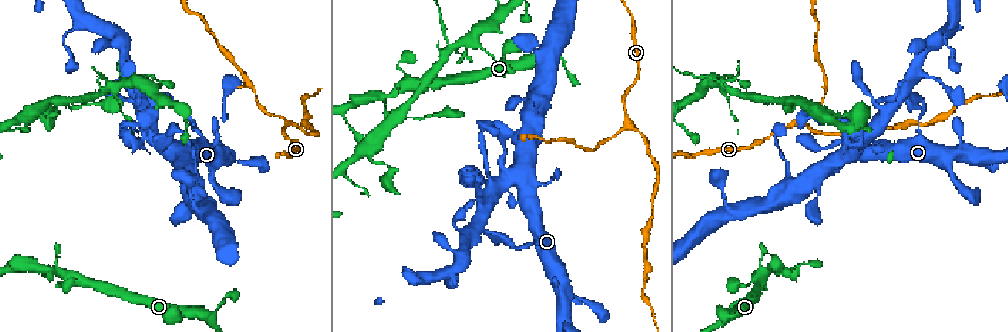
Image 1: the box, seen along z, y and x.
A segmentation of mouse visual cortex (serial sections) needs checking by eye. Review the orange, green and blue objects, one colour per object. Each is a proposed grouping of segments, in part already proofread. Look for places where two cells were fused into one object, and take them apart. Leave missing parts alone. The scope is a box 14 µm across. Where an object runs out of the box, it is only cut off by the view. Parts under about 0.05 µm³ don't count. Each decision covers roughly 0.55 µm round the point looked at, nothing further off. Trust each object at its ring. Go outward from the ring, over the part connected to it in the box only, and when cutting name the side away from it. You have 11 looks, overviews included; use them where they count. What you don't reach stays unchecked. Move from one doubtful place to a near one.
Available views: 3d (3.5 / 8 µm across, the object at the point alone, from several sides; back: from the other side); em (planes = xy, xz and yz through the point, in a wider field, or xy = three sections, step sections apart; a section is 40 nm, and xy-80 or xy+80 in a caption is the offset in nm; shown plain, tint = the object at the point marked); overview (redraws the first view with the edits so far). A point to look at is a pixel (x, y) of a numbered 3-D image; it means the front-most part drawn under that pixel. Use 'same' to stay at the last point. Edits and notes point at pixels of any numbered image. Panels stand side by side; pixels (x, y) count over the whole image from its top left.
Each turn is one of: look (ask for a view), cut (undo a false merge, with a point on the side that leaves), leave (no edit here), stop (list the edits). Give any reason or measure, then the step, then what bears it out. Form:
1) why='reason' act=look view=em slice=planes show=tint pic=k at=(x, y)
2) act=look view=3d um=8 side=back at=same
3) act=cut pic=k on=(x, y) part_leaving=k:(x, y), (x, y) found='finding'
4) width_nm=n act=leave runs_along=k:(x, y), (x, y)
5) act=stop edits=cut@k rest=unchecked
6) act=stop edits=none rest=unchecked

why='abrupt turn' act=look view=3d um=3.5 pic=1 at=(843, 136)

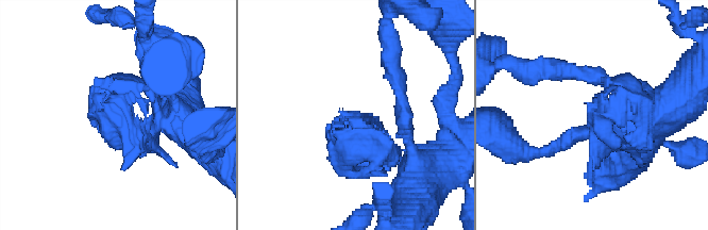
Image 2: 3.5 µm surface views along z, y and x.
why='shape alone is not enough' act=look view=em slice=xy step=2 show=tint pic=2 at=(116, 122)

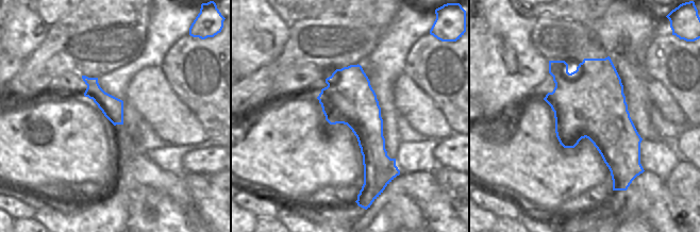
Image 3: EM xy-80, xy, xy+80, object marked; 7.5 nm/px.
act=leave found='continuous, no second cell'

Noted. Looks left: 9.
why='narrows sharply' act=look view=3d um=3.5 side=back pic=1 at=(220, 140)

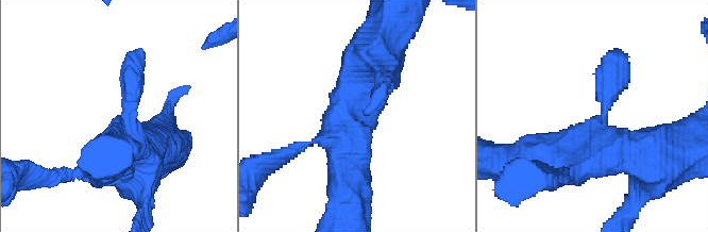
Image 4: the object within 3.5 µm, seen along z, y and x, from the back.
act=leave runs_along=4:(630, 152), (599, 148), (614, 50) found='one cell here'

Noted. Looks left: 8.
why='branch point' act=look view=3d um=3.5 pic=1 at=(630, 119)

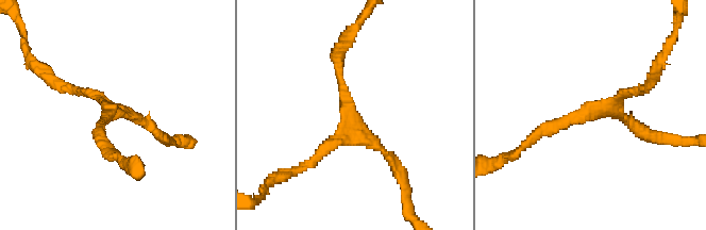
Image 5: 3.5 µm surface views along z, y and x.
arms=3 arm_widths_nm=150,150,200 why='shape alone is not enough' act=look view=em slice=xy step=5 show=tint pic=5 at=(595, 109)

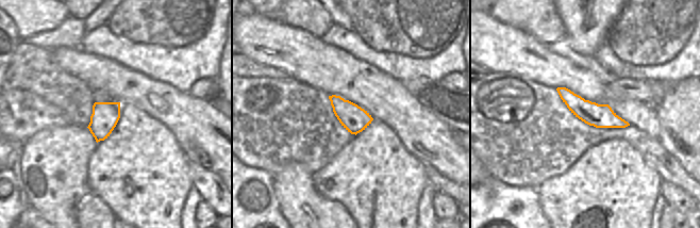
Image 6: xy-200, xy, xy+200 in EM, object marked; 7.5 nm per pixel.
width_nm=200 act=leave runs_along=5:(338, 58), (354, 129), (397, 166) found='continuous, no second cell'

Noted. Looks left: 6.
why='abrupt turn' act=look view=3d um=3.5 side=back pic=1 at=(62, 37)

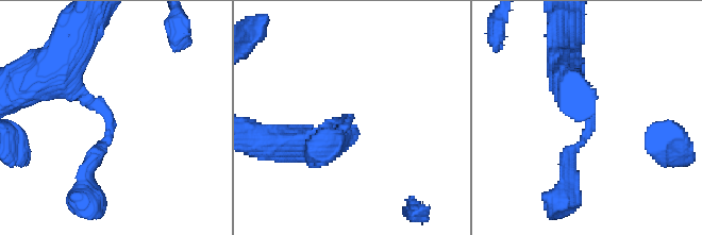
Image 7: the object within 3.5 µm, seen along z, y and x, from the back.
arm_widths_nm=150,250 why='shape alone is not enough' act=look view=em slice=xy step=3 show=tint pic=7 at=(344, 122)

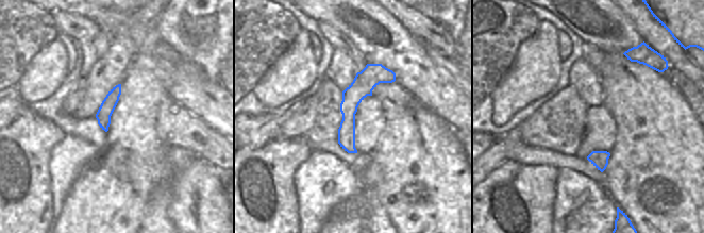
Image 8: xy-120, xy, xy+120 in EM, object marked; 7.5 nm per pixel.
act=leave runs_along=7:(59, 78), (111, 123), (87, 175) found='one cell here'

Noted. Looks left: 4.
act=stop edits=none rest=unchecked

